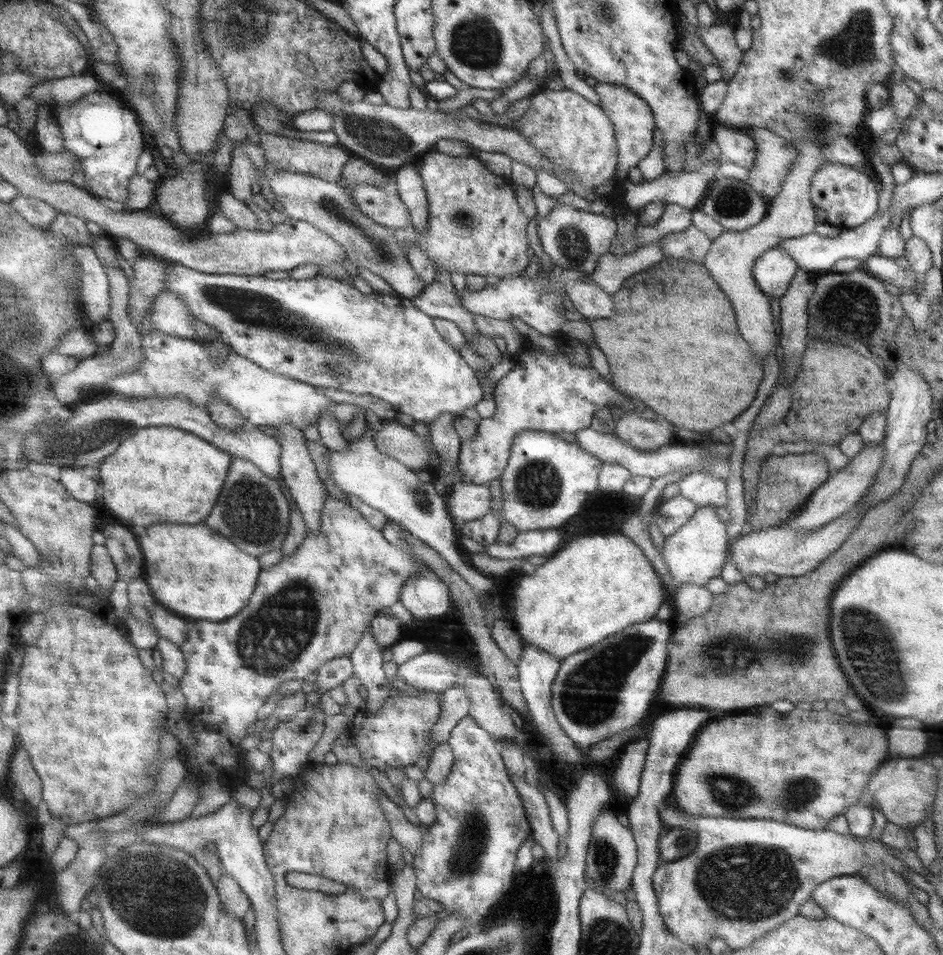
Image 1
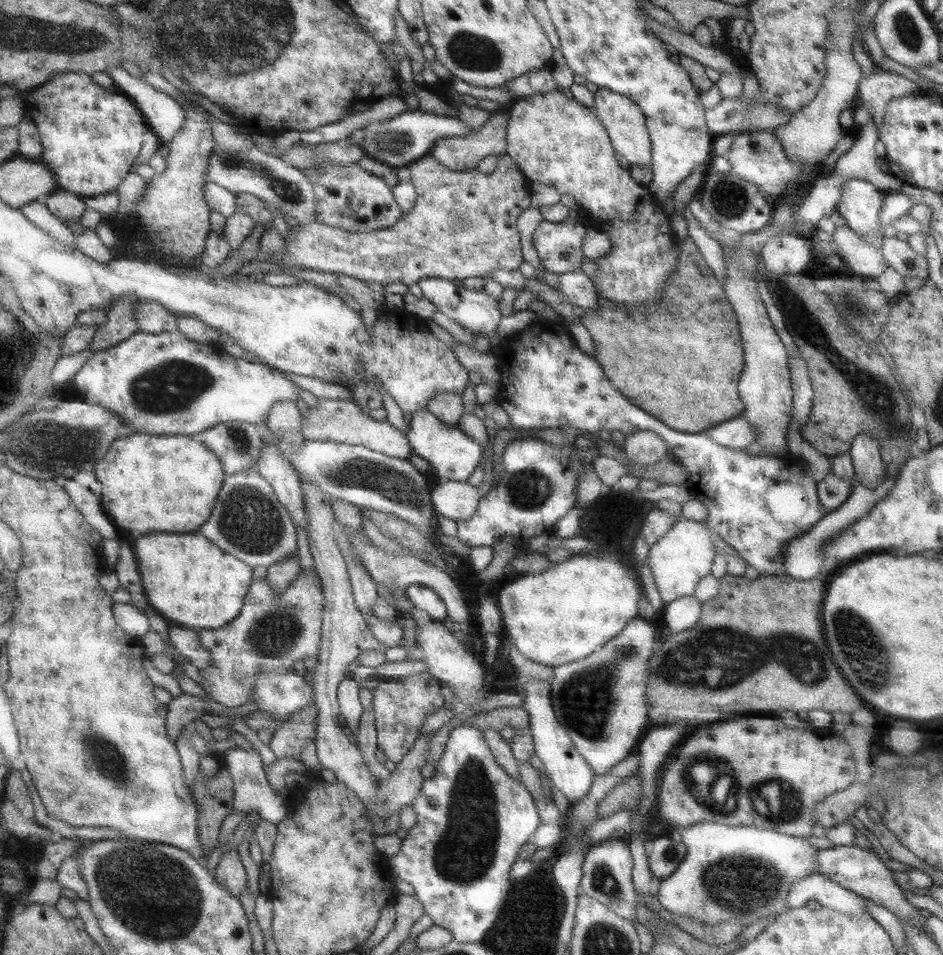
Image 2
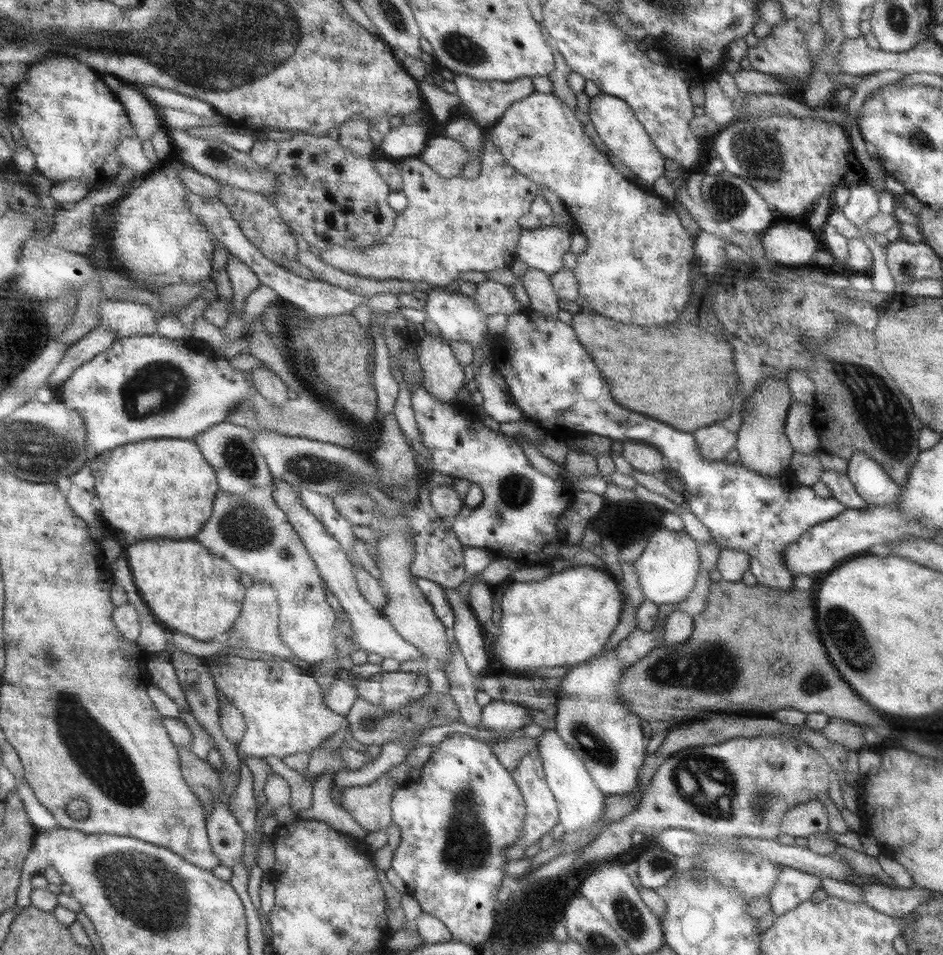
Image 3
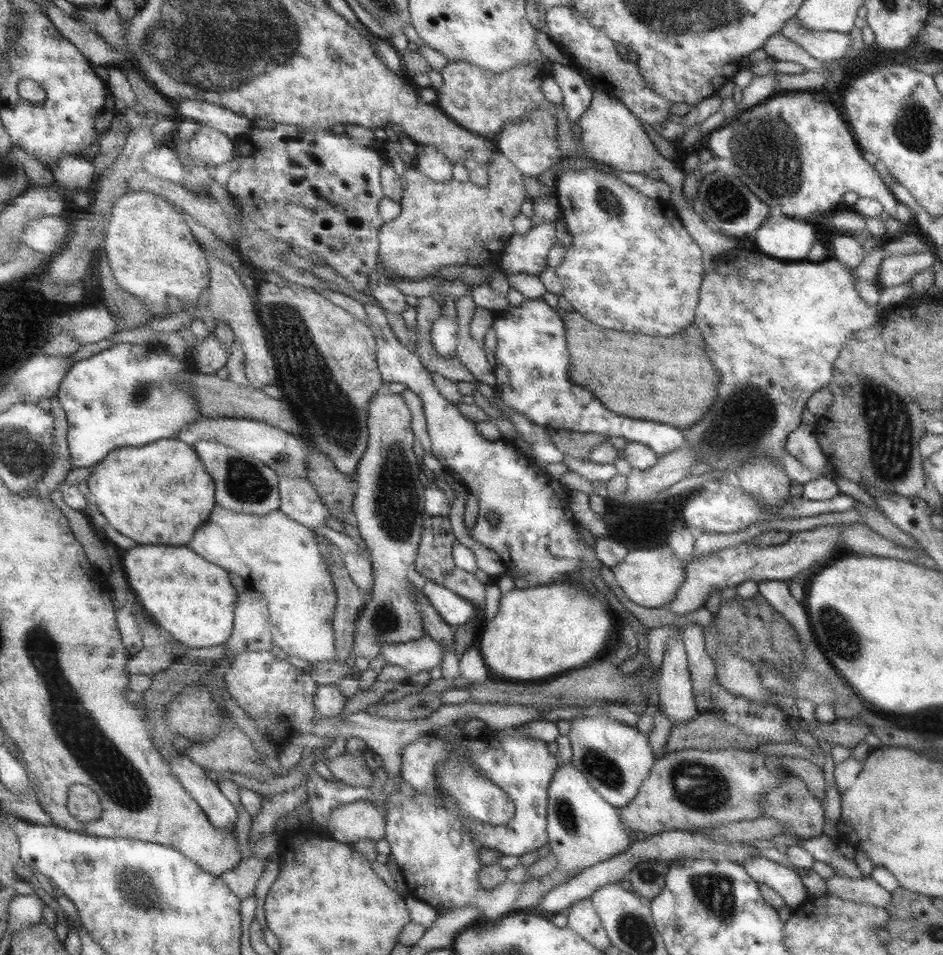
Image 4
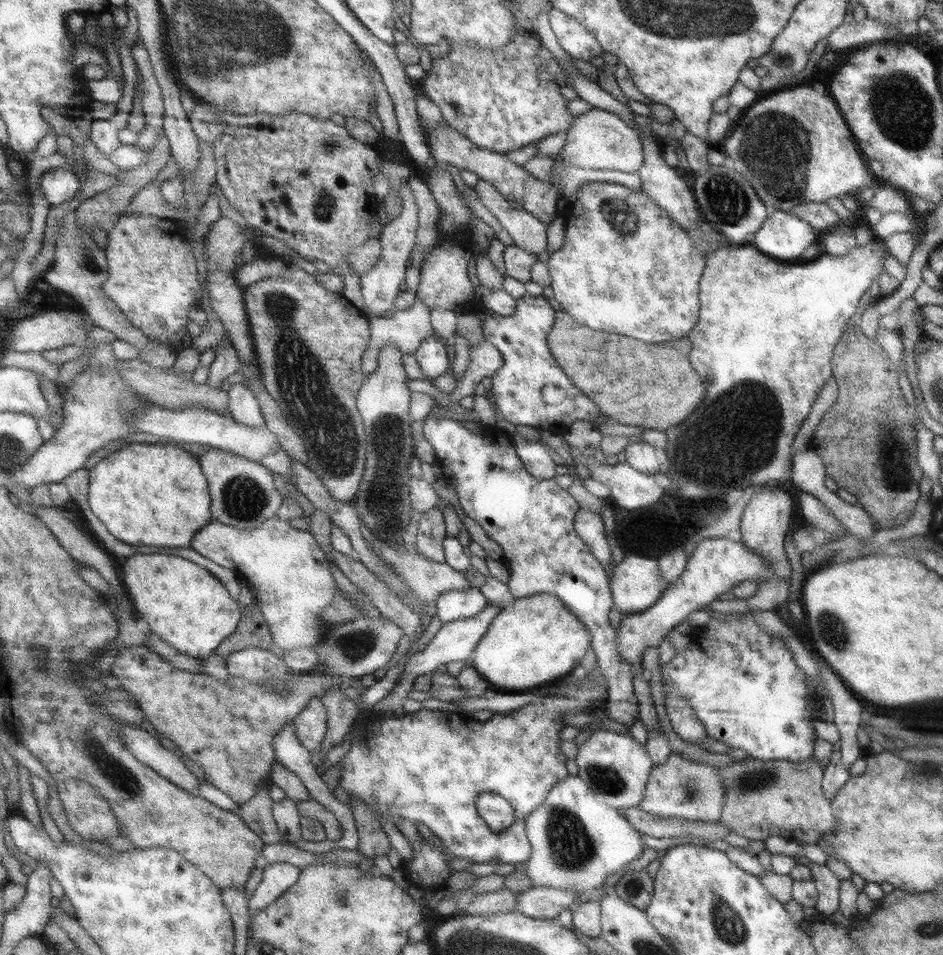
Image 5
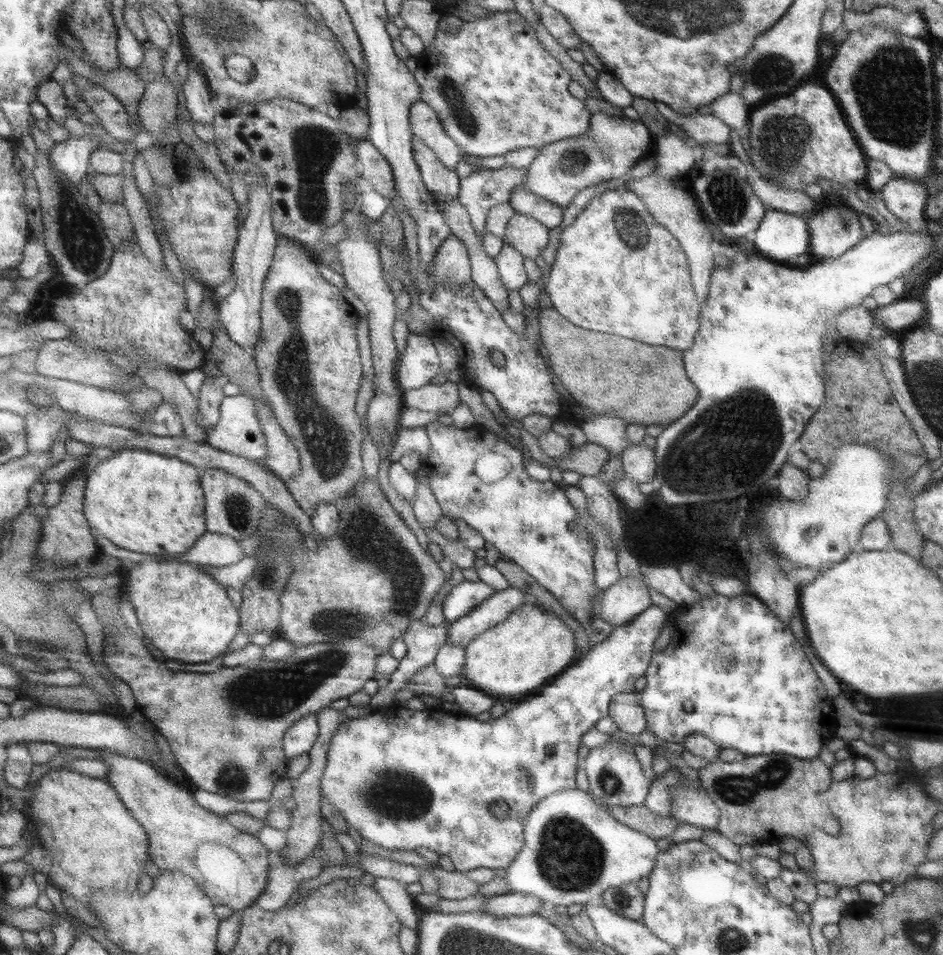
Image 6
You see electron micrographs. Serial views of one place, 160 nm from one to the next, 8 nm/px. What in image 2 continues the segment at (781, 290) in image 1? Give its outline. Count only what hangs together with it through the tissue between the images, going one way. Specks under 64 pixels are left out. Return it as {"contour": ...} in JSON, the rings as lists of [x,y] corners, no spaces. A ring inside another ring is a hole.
{"contour":[[[794,234],[773,236],[762,247],[761,255],[767,272],[776,276],[803,274],[814,258],[810,238]]]}

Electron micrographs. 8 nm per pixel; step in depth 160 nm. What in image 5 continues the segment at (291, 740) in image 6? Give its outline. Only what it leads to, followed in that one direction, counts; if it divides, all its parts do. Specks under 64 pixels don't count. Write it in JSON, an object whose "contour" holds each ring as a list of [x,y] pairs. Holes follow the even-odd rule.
{"contour":[[[314,697],[311,703],[298,715],[295,725],[304,746],[311,751],[323,748],[329,733],[331,714],[323,697]]]}

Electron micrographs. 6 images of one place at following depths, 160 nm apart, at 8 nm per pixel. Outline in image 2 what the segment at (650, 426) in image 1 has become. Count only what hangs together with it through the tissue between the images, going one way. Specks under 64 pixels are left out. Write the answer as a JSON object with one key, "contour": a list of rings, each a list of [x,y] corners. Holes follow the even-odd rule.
{"contour":[[[641,430],[625,435],[623,450],[630,460],[641,465],[653,465],[671,457],[667,442],[656,432]]]}

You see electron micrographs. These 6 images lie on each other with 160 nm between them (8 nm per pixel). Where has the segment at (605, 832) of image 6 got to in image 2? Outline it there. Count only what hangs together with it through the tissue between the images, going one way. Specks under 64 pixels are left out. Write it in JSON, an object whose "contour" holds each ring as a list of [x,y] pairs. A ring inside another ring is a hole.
{"contour":[[[528,680],[526,684],[522,684],[522,688],[525,700],[523,707],[529,714],[528,730],[533,736],[535,754],[541,758],[548,774],[550,774],[551,782],[566,796],[570,806],[574,806],[588,794],[592,782],[596,779],[594,769],[578,752],[570,735],[558,722],[551,699],[550,683],[546,680]]]}

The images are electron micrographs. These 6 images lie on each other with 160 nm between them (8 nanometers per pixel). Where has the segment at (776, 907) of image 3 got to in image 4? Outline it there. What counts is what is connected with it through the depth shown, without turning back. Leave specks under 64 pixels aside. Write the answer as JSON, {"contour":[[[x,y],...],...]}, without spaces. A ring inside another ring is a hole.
{"contour":[[[759,856],[743,860],[742,866],[756,882],[773,888],[788,908],[797,908],[807,901],[808,890],[794,869]]]}

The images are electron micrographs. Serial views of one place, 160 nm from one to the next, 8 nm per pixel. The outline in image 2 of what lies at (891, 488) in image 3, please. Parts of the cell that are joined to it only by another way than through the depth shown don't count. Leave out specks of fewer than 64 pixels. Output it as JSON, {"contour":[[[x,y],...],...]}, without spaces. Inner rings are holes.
{"contour":[[[868,433],[857,434],[849,453],[853,460],[855,474],[859,476],[859,482],[867,487],[881,485],[886,476],[886,469],[879,442]]]}

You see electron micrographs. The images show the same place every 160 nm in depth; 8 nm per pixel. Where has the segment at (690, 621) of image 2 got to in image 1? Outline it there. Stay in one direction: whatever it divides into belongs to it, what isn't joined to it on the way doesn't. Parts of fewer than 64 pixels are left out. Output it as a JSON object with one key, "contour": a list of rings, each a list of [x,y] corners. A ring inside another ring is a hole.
{"contour":[[[682,584],[674,595],[675,608],[671,622],[674,627],[688,623],[688,620],[700,618],[712,607],[714,595],[705,586]]]}

